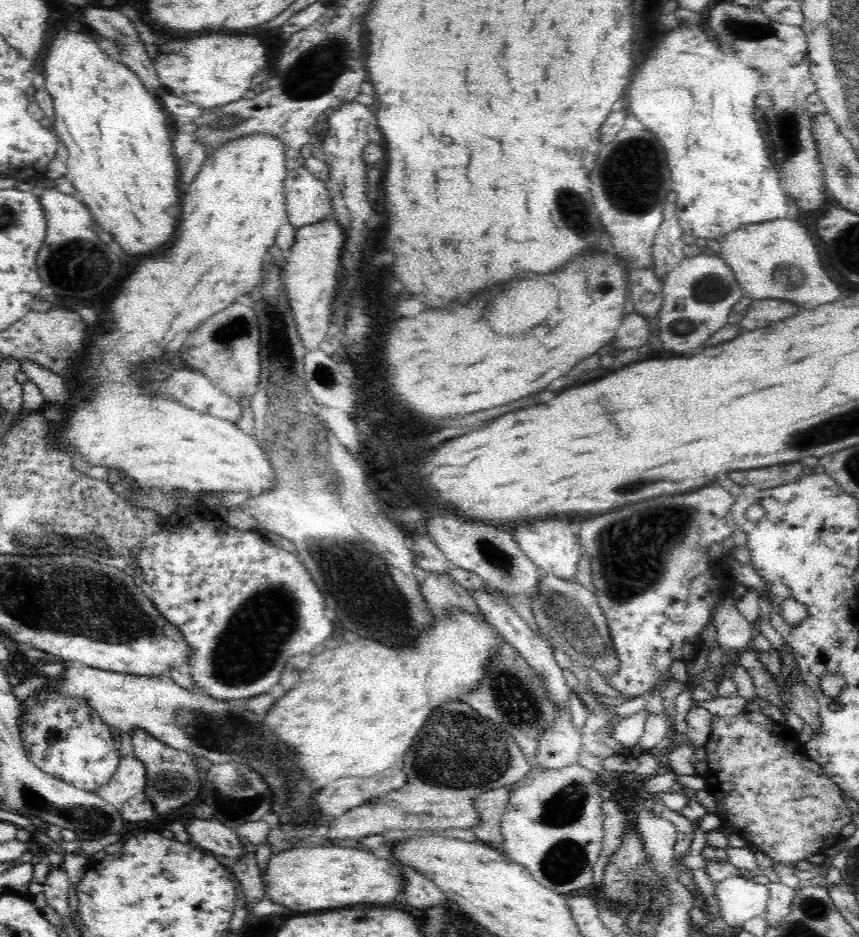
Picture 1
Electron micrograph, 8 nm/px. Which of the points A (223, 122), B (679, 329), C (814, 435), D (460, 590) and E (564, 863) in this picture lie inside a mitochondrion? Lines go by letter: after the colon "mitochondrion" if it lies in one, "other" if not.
A: mitochondrion
B: mitochondrion
C: mitochondrion
D: other
E: mitochondrion

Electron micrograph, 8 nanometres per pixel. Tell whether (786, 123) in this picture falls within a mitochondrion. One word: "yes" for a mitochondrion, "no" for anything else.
yes

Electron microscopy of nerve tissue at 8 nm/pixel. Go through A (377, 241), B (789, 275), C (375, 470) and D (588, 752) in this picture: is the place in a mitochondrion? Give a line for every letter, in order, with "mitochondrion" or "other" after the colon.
A: other
B: mitochondrion
C: other
D: other

